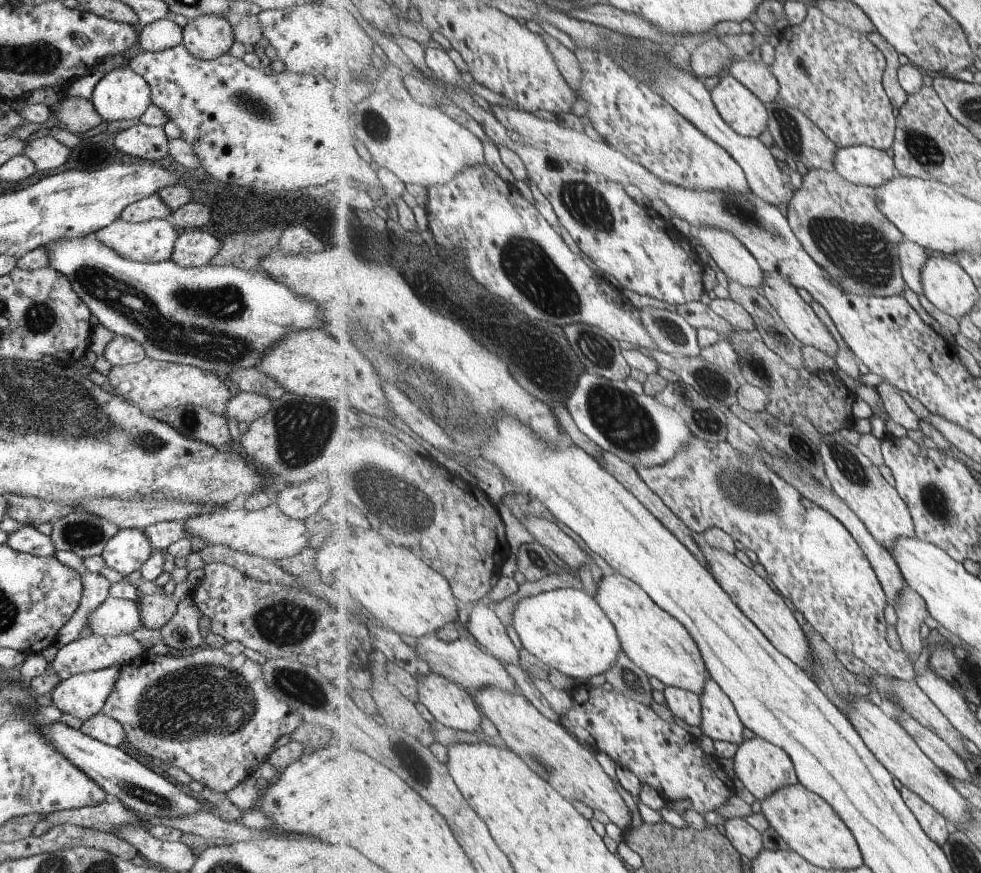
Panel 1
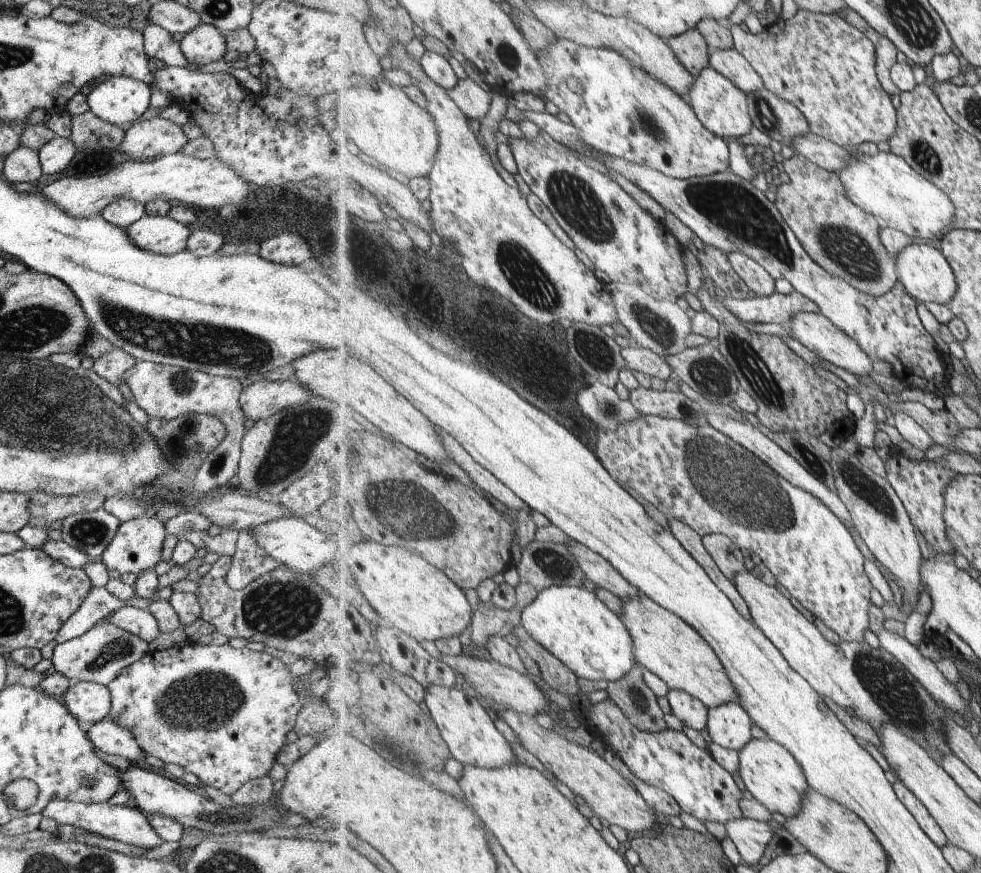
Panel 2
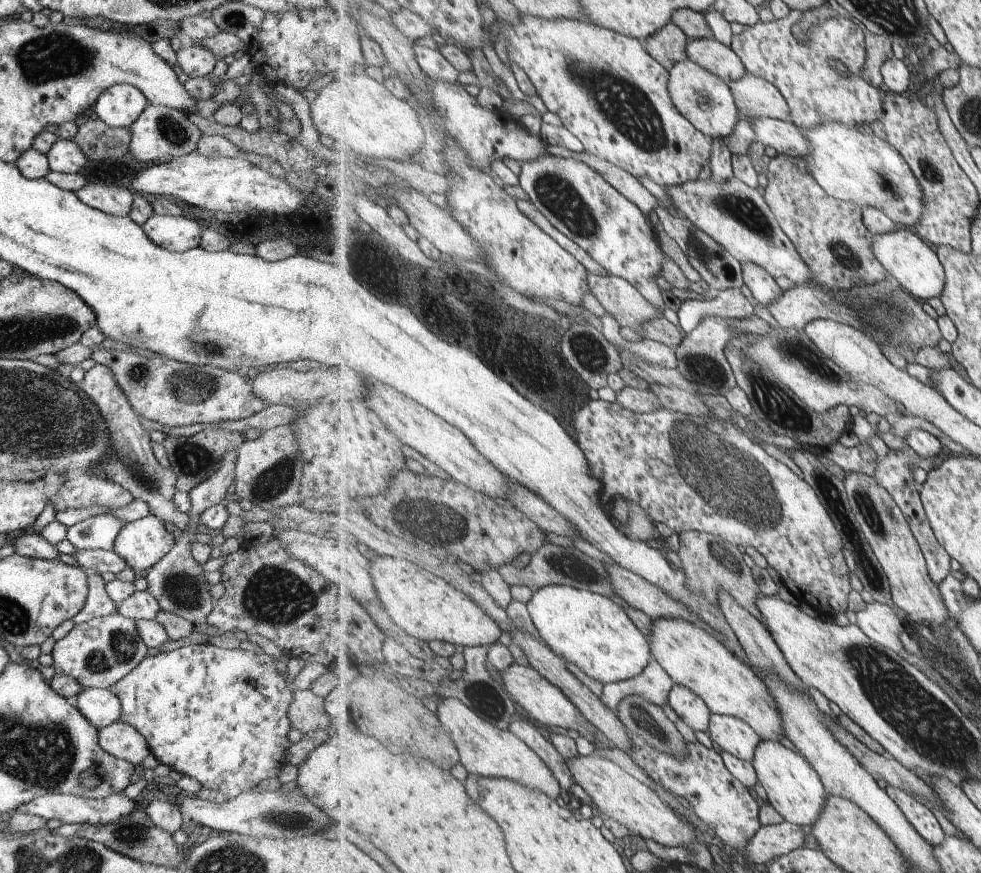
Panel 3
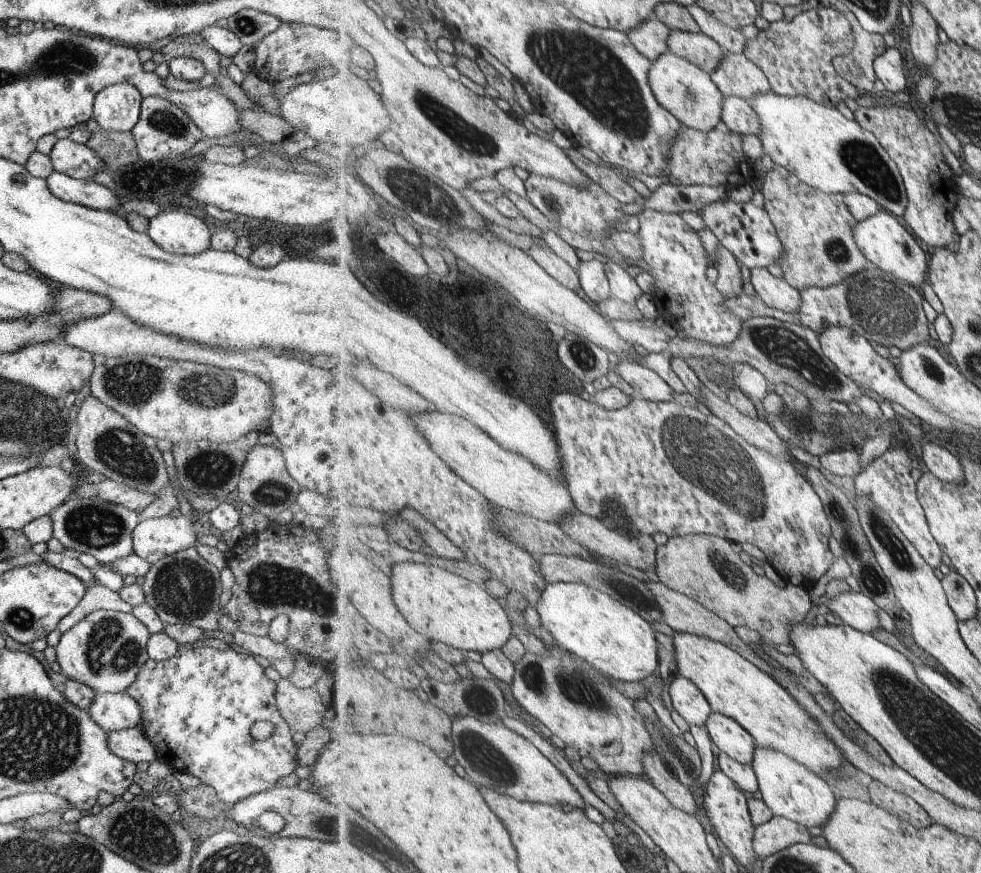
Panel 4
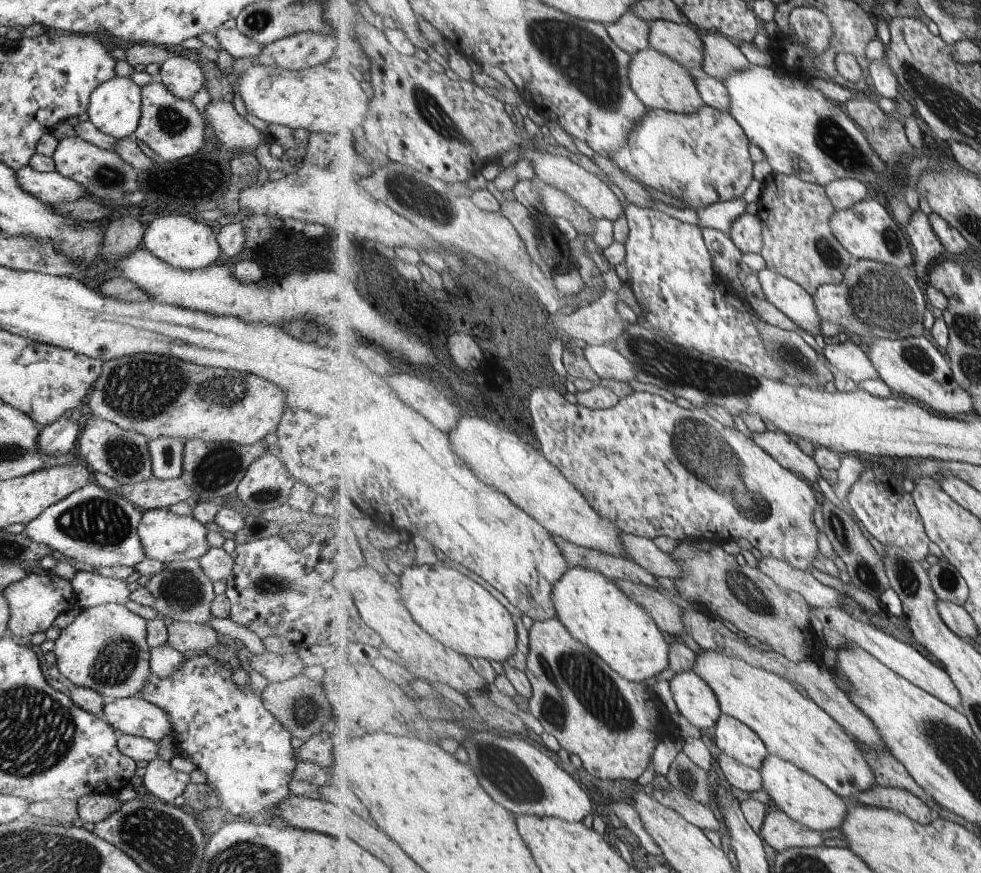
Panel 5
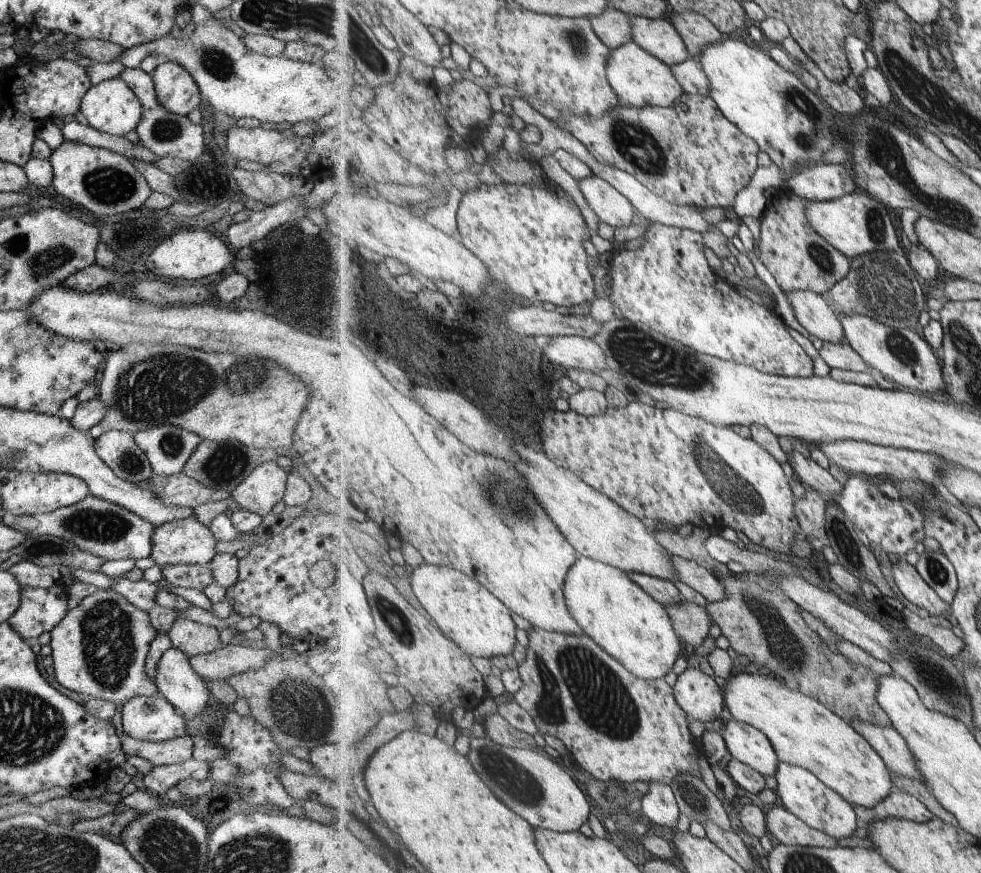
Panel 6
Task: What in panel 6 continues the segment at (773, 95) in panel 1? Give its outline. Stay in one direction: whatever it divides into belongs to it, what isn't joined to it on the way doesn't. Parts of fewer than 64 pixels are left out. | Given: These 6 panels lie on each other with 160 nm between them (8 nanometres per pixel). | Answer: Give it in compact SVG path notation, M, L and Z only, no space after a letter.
M631 17L634 42L671 67L692 58L688 46L672 20L663 17Z

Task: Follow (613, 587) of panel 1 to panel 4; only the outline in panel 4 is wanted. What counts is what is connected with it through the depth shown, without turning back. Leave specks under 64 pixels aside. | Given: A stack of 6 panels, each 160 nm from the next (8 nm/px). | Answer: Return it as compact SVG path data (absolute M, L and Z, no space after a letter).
M675 632L673 638L679 674L703 691L713 713L728 715L740 722L759 746L785 753L818 775L840 768L841 762L847 761L810 712L773 675L725 643L693 633Z

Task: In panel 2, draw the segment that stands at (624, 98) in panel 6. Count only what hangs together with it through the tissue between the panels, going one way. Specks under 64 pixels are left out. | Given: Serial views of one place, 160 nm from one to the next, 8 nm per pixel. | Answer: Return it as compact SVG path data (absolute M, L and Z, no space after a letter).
M709 66L696 77L696 83L690 90L691 106L704 125L712 133L727 140L729 137L739 137L749 134L755 126L748 94L741 90L734 82L731 82L724 74Z

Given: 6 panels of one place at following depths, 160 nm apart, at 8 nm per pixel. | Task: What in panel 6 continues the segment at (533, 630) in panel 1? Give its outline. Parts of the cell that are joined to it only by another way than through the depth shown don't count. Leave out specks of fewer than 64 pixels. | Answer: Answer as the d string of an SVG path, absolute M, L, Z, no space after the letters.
M580 556L567 576L564 595L568 609L586 635L637 678L662 679L682 656L682 640L676 633L671 615L624 570Z

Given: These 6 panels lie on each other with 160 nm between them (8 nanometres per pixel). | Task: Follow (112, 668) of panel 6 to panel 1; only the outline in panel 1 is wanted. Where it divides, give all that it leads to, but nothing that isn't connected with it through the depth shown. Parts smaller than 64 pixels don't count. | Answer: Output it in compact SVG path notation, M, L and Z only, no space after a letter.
M85 632L75 640L57 648L57 653L52 661L53 672L62 681L79 673L90 673L113 665L122 666L129 659L143 653L141 643L131 635L117 635L102 637L93 632Z

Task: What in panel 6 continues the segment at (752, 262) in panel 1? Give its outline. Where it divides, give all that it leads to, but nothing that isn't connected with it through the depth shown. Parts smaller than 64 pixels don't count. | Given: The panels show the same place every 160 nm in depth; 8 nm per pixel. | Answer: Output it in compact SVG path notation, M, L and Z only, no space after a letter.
M792 290L783 294L792 305L799 324L824 343L844 343L846 332L842 320L825 298L812 290Z

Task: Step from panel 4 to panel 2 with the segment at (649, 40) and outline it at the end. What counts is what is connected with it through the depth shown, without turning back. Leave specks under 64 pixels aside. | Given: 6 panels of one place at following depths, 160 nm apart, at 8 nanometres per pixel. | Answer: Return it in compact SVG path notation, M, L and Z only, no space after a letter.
M697 29L670 38L668 43L694 77L710 66L711 50L707 48L707 39Z

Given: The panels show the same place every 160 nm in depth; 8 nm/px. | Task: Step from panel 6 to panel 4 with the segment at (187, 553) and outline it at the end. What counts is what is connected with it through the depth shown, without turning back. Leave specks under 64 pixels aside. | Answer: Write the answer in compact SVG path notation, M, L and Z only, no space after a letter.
M187 512L182 513L176 518L165 515L164 517L140 520L131 531L131 534L132 552L150 565L153 565L157 561L162 561L169 555L197 542L195 528Z

